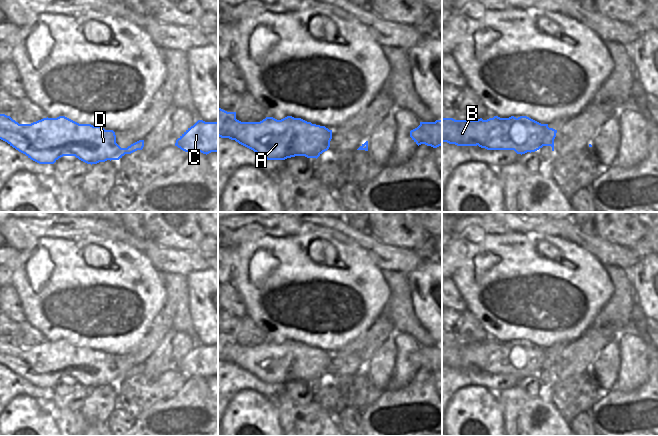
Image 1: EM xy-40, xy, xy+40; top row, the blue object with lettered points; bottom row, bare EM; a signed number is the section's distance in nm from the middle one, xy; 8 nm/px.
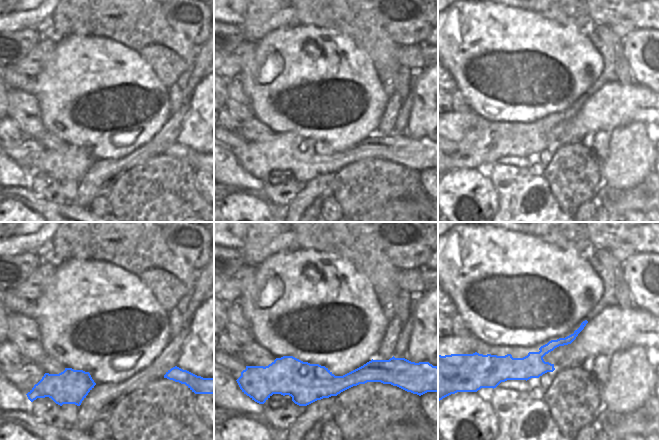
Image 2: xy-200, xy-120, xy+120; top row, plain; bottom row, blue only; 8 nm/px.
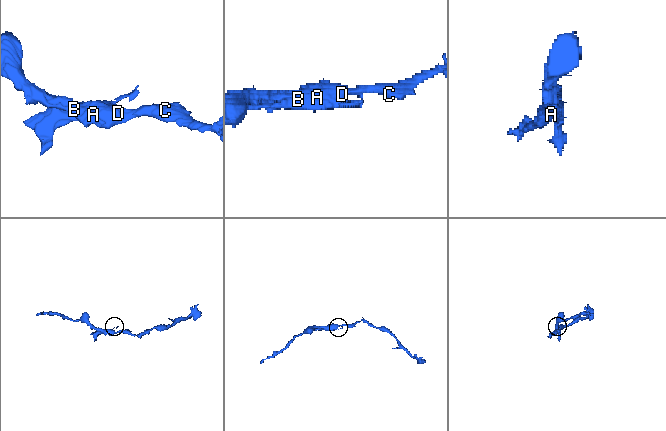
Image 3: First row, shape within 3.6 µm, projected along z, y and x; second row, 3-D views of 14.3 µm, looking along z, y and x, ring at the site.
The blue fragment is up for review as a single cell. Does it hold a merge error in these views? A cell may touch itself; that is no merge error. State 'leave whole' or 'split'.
split

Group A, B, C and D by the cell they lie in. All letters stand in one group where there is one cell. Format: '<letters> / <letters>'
A C D / B

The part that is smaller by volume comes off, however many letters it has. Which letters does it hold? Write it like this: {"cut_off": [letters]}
{"cut_off": ["B"]}

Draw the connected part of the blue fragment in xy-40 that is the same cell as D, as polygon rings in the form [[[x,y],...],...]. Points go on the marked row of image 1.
[[[0,114],[0,139],[39,164],[54,164],[63,156],[75,156],[92,165],[107,160],[119,160],[125,154],[144,147],[144,140],[139,140],[127,148],[121,148],[116,143],[113,130],[91,124],[88,124],[90,129],[80,135],[79,144],[67,137],[68,143],[65,145],[62,134],[45,134],[40,131],[41,125],[37,121],[19,124],[10,116]]]

